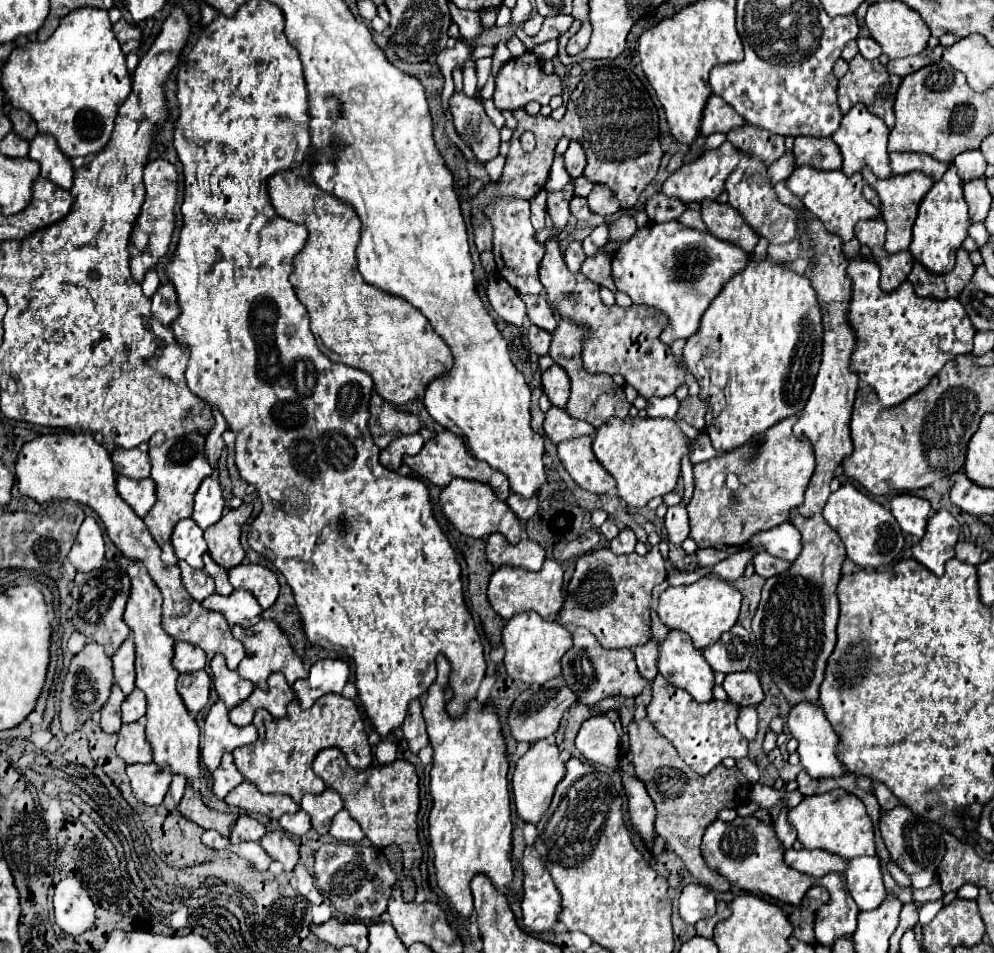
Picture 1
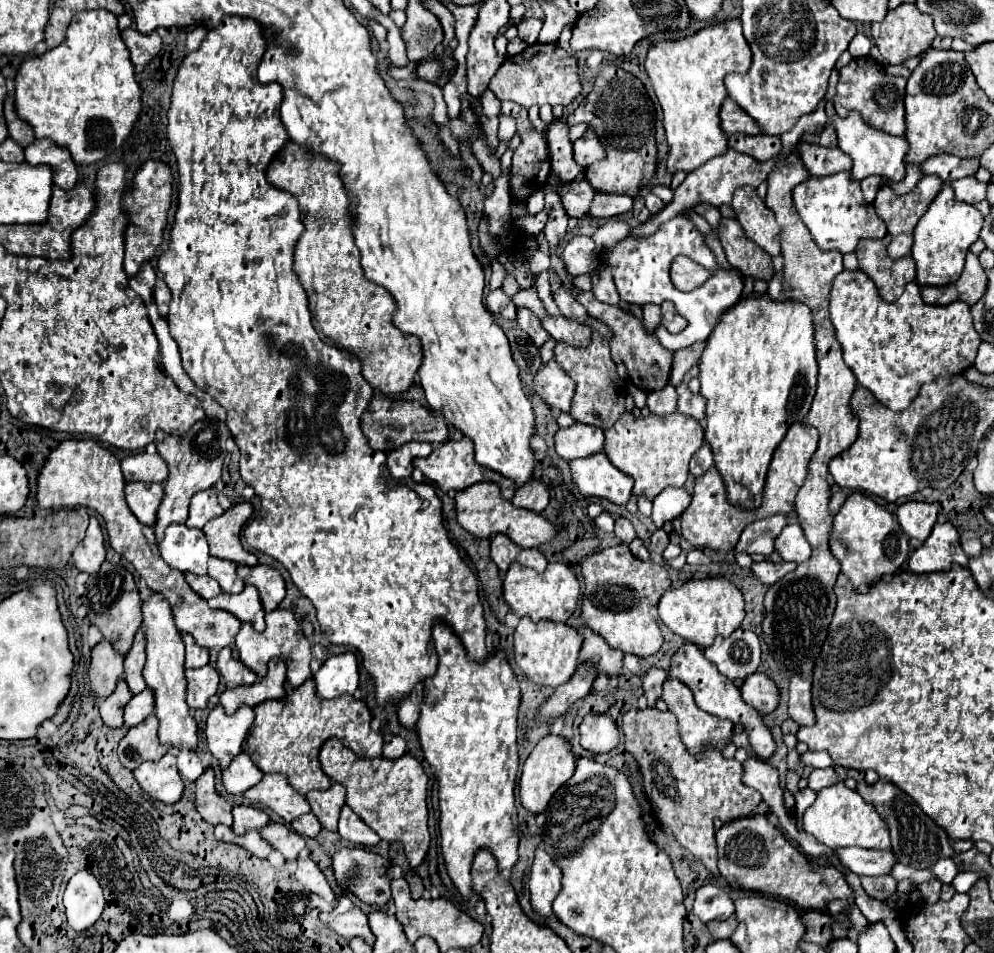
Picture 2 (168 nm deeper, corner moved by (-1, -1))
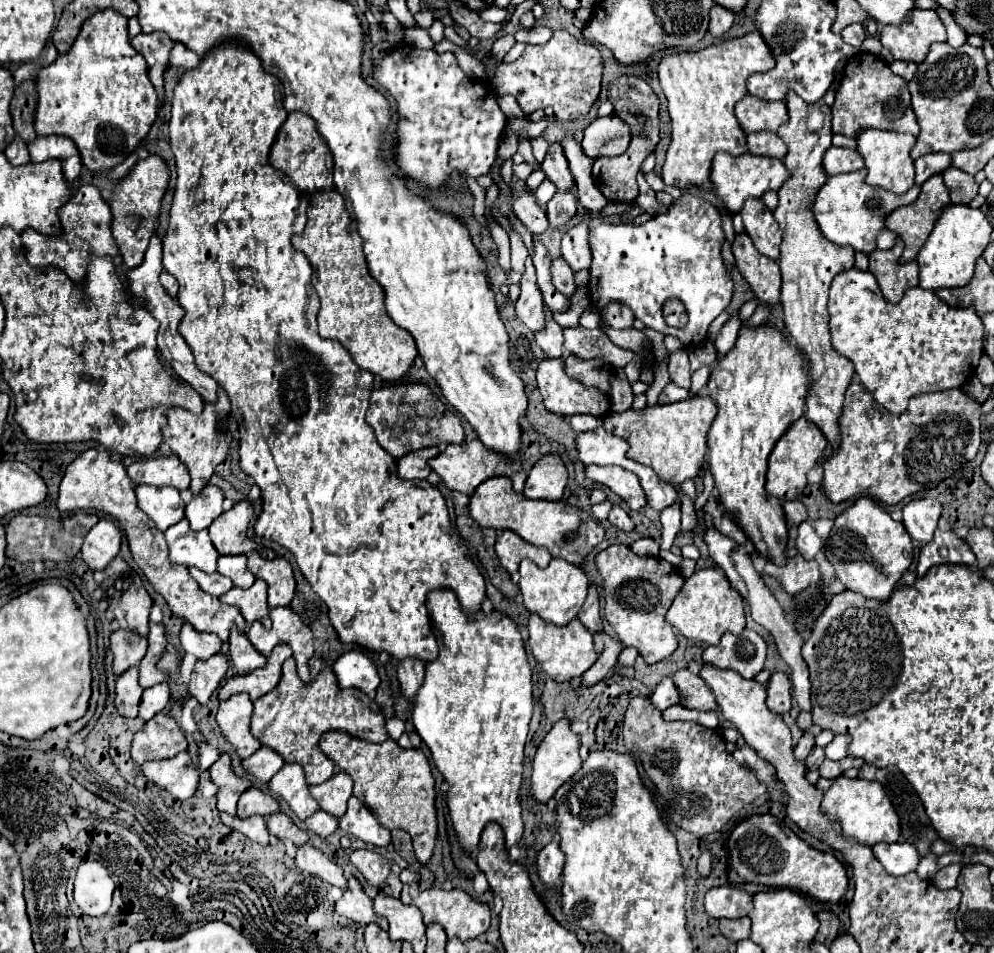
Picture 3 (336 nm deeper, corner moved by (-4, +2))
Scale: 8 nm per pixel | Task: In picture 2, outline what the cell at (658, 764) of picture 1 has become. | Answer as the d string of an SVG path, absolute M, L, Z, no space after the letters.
M656 708L628 710L622 718L622 732L626 750L640 764L644 790L656 806L660 824L666 826L686 850L700 858L714 876L720 876L716 868L718 850L714 842L714 818L732 822L750 816L762 802L754 788L742 784L742 764L734 758L726 760L718 750L708 750L698 756L688 754L686 746L682 746L674 714Z

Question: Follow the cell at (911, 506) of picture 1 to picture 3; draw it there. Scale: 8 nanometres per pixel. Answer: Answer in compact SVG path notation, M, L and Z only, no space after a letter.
M913 499L903 507L903 525L913 539L929 543L937 529L939 515L941 503L937 499Z

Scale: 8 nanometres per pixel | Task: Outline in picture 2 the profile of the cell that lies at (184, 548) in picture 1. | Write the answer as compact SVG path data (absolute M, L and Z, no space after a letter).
M170 524L164 538L158 542L164 562L180 572L192 572L204 576L208 566L208 542L202 530L188 528L184 524Z

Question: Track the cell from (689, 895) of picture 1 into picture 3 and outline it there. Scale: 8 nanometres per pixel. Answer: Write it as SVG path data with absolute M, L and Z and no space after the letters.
M733 885L713 887L705 895L705 911L713 919L739 919L751 911L751 895Z

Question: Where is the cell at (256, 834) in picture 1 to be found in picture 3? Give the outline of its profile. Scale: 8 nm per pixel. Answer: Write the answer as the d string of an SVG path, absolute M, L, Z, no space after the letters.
M249 787L237 803L237 817L241 819L247 819L251 815L269 817L271 813L277 813L277 811L279 811L279 803L271 795L265 795L255 787Z

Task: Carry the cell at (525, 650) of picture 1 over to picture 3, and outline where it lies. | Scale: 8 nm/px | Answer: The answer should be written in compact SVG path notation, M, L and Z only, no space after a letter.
M531 615L529 623L529 647L531 653L535 657L535 661L541 665L541 669L553 679L553 681L569 681L575 677L581 677L597 659L597 653L593 649L593 635L589 635L589 631L585 631L585 627L581 625L579 619L569 621L563 627L557 627L553 623L545 623L539 615Z

